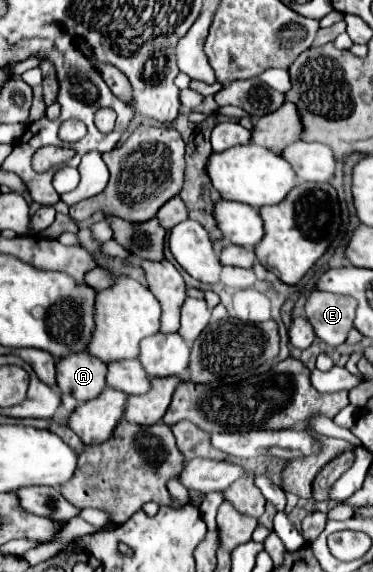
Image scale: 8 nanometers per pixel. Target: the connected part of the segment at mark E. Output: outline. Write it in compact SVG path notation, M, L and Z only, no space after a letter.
M315 290L307 304L307 320L315 328L315 334L329 346L341 346L353 328L357 300L353 296L329 294Z

